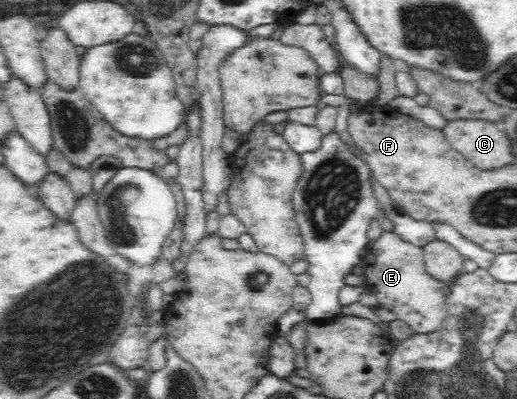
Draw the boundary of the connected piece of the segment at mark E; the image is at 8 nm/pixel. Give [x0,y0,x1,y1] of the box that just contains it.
[364,231,449,334]

